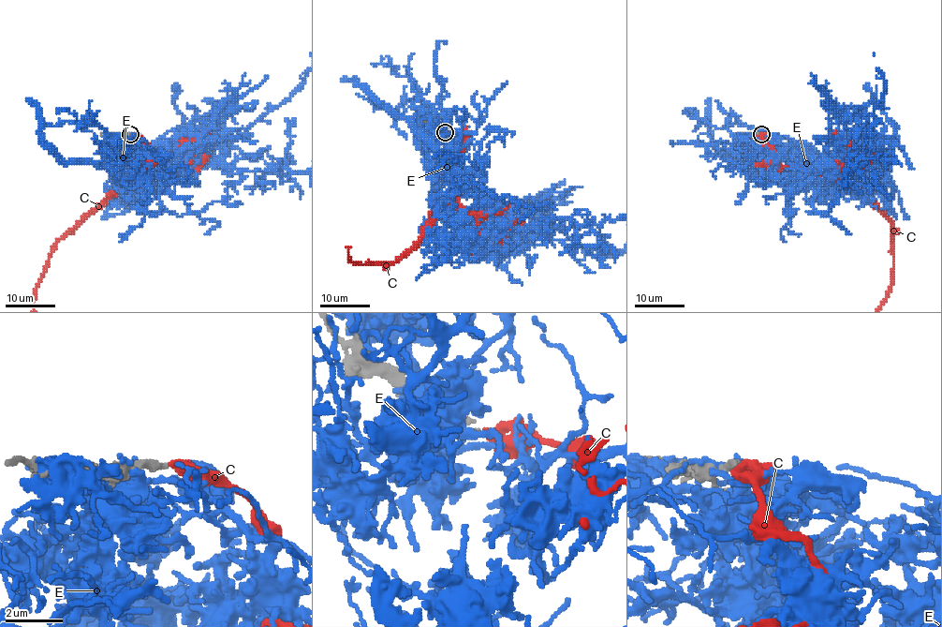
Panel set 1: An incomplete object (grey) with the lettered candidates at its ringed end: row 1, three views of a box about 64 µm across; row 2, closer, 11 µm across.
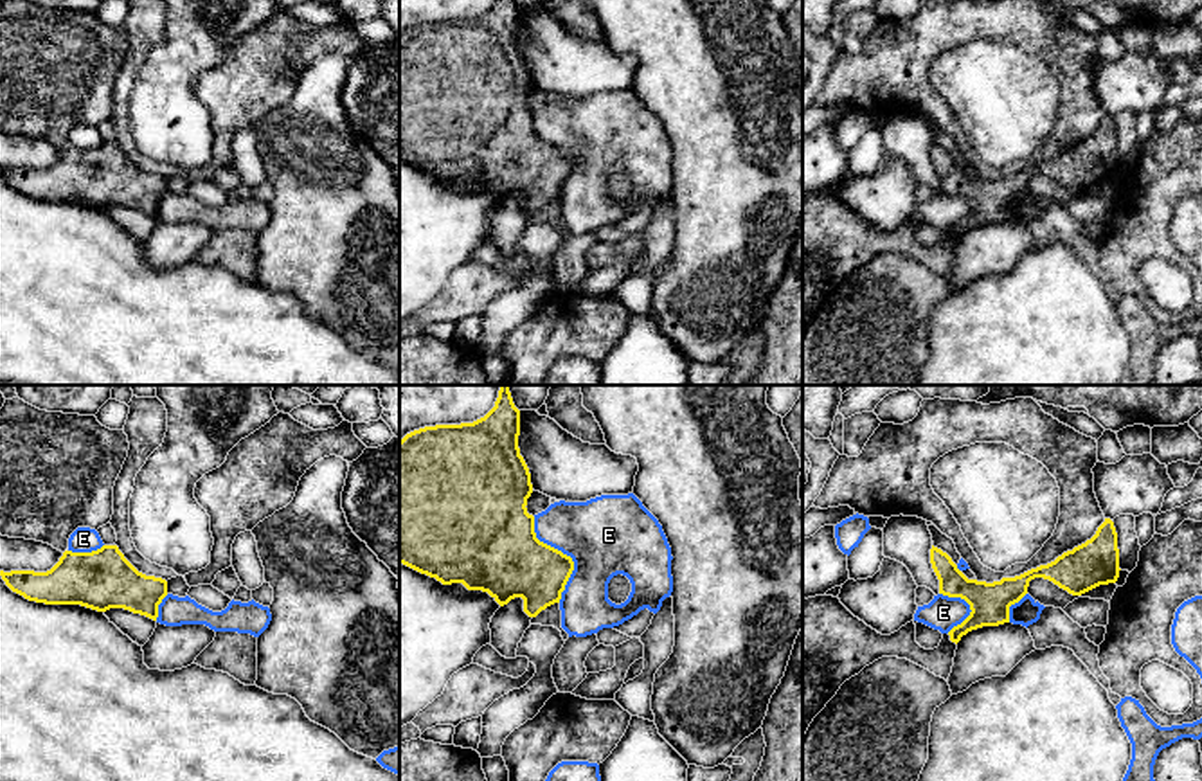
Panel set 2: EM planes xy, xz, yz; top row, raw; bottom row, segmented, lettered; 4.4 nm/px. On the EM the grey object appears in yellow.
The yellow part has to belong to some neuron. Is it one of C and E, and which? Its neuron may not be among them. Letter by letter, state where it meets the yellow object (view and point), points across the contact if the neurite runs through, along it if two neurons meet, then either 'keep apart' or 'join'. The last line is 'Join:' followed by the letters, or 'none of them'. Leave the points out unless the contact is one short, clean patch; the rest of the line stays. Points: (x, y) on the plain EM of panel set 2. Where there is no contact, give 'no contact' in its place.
C: no contact; join
E: contact xz (565, 152); keep apart
Join: C

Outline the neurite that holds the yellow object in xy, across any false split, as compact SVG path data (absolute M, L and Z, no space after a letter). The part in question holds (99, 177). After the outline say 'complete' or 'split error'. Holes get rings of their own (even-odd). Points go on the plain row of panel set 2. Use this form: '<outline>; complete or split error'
M103 142L92 149L65 148L47 169L0 167L0 173L29 198L81 202L97 209L124 205L153 218L167 193L167 178L139 169L117 142Z; complete

